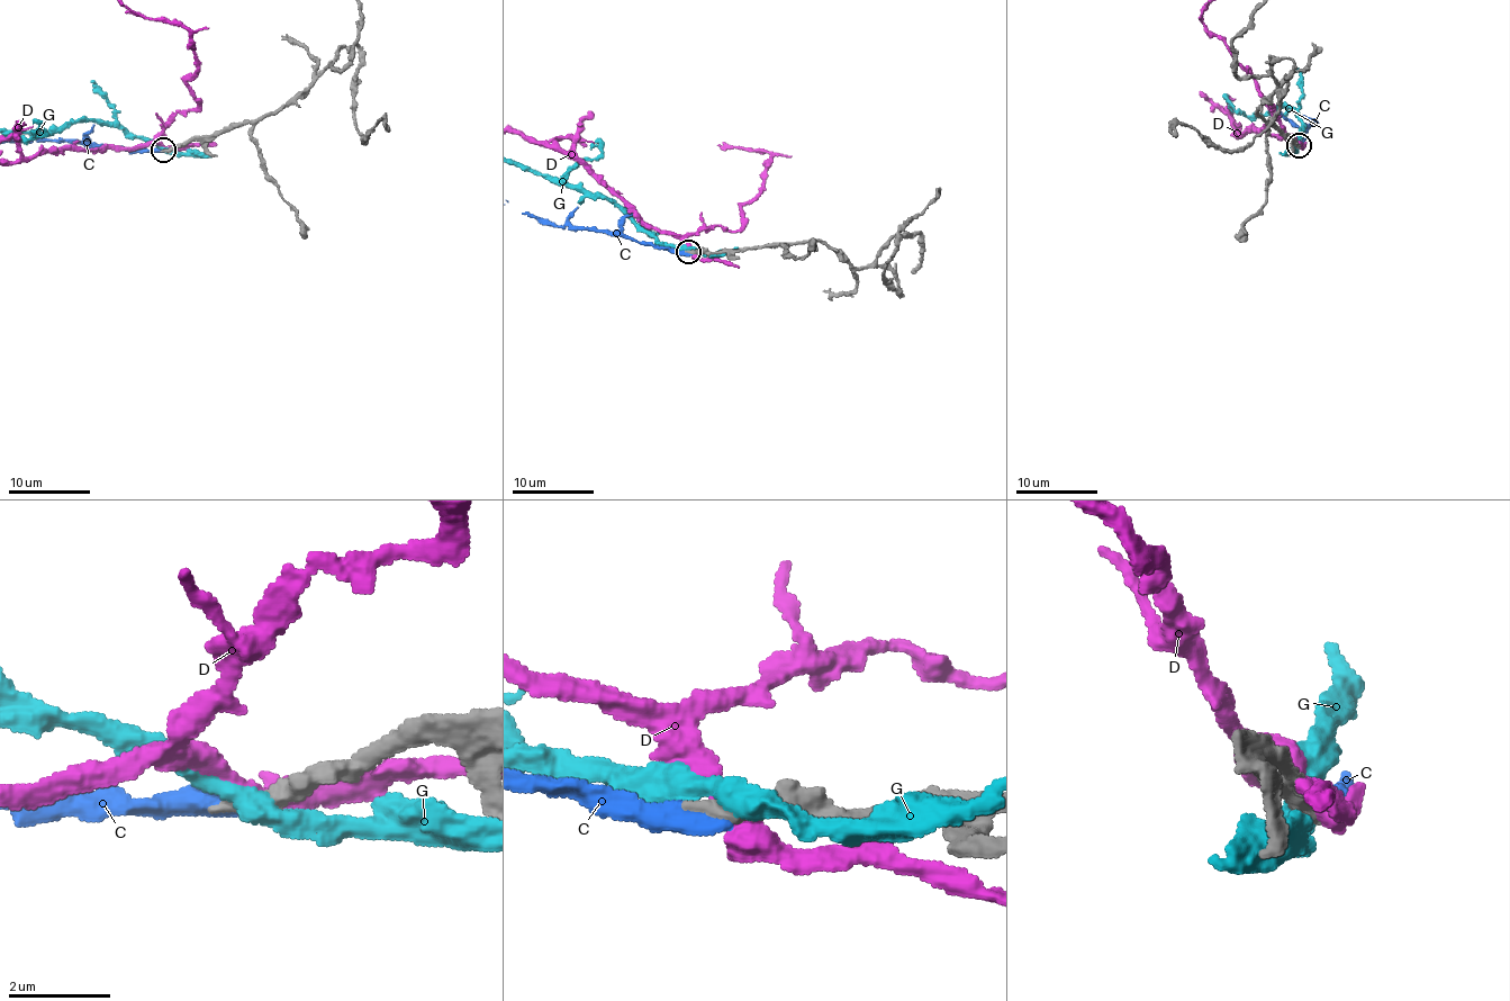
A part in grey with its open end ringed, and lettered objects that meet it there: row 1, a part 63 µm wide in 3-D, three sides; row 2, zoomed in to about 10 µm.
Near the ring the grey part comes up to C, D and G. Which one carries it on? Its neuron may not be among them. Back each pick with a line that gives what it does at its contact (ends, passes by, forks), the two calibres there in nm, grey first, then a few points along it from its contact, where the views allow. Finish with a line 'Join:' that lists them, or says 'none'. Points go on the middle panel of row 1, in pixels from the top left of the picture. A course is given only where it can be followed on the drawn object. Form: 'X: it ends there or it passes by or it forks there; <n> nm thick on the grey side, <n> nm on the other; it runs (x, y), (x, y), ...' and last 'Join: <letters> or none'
C: it ends there; 420 nm thick on the grey side, 480 nm on the other
Join: C

